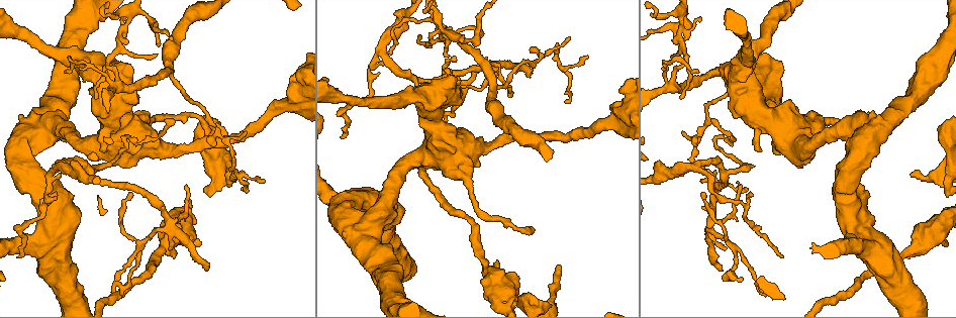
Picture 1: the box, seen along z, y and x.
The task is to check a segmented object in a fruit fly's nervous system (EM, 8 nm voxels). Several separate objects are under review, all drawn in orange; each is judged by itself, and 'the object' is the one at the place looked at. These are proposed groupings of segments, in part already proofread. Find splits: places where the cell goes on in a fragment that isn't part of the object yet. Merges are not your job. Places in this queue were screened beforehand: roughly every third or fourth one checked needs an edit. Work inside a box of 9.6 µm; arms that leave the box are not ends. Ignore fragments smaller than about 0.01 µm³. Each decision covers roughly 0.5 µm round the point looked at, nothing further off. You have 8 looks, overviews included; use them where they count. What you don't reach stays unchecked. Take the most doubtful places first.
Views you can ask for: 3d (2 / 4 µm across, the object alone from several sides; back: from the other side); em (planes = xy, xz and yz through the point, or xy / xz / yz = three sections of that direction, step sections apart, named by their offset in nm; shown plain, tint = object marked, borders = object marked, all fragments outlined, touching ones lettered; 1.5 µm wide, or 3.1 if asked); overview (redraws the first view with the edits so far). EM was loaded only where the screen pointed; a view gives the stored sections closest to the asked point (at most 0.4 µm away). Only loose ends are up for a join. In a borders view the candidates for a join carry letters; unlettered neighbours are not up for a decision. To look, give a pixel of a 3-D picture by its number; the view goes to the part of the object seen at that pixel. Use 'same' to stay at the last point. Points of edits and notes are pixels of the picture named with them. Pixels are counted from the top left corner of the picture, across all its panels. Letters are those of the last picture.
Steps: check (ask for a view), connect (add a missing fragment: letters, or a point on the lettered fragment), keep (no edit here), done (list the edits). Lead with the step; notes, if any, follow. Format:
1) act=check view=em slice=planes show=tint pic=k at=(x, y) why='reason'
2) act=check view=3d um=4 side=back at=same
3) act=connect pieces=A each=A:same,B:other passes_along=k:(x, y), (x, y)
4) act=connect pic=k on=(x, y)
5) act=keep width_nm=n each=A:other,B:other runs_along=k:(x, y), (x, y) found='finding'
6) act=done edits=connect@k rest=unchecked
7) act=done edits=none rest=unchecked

act=check view=3d um=4 pic=1 at=(206, 268) why='free end'

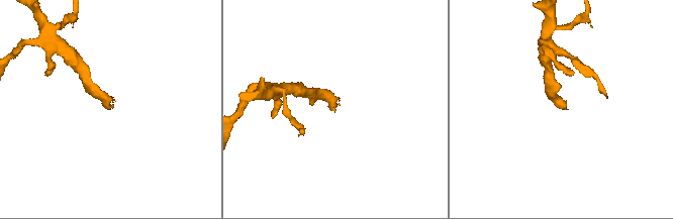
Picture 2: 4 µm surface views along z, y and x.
act=check view=em slice=xy step=8 show=tint pic=2 at=(110, 108) why='need the tissue'

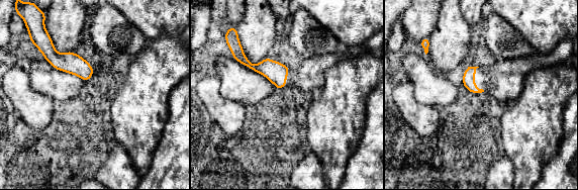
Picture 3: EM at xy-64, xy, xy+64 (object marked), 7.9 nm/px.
act=check view=em slice=planes show=borders at=same why='another direction'

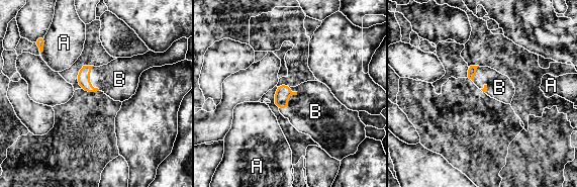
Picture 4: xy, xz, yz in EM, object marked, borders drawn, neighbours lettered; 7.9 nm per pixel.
act=connect pieces=B longest_contact=B:200nm each=A:other,B:same passes_along=4:(283, 92), (287, 102), (315, 111) found='it goes on there'

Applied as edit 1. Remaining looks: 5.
act=check view=em slice=planes show=borders pic=1 at=(529, 230) why='free end'

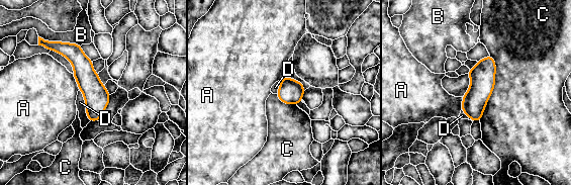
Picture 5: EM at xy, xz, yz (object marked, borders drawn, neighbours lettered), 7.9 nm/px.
act=keep longest_contact=C:550nm each=A:other,B:other,C:other,D:other border=5:(79, 89), (90, 120) found='none of them fits'

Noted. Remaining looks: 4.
act=check view=3d um=4 side=back pic=1 at=(700, 18) why='tapers out'

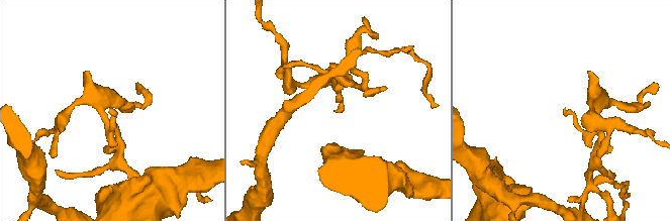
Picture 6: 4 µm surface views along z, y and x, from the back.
act=check view=em slice=planes show=borders pic=6 at=(565, 107) why='shape alone is not enough'

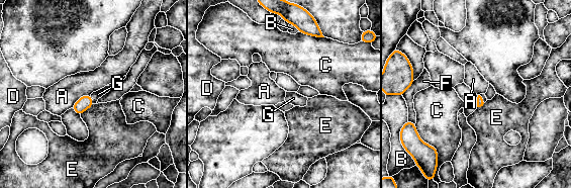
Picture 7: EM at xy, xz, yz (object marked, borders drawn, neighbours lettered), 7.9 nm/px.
act=connect pieces=G each=A:other,B:other,C:other,D:other,E:other,F:other,G:same found='it goes on there'

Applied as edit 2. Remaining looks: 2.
act=done edits=connect@4,connect@7 rest=unchecked

